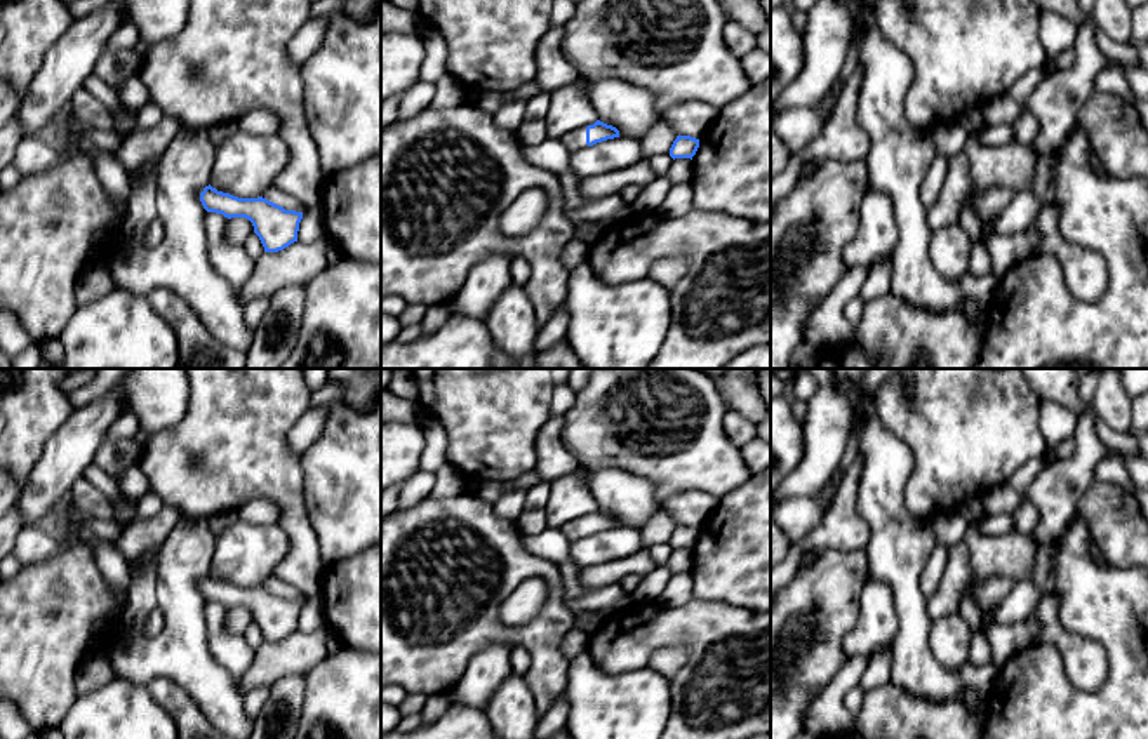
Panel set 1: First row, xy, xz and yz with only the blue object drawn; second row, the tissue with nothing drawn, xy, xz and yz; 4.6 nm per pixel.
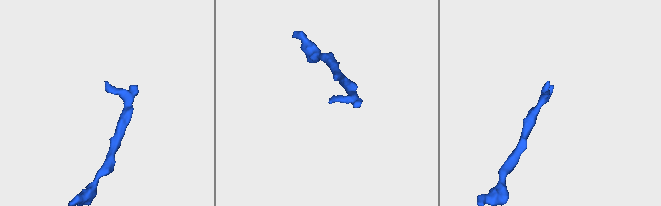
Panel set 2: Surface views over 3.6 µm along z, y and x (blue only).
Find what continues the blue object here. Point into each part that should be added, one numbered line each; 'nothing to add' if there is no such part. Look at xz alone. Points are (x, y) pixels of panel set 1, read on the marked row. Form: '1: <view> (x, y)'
1: xz (578, 139)

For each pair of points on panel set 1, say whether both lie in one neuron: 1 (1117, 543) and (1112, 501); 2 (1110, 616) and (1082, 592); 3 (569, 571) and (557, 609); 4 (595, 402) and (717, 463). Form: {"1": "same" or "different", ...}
{"1": "same", "2": "same", "3": "different", "4": "same"}

